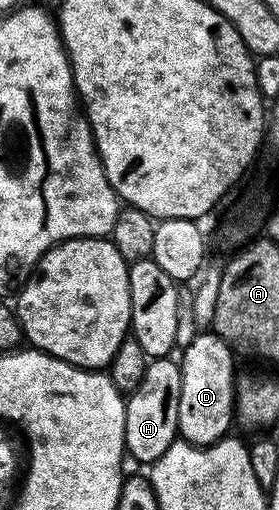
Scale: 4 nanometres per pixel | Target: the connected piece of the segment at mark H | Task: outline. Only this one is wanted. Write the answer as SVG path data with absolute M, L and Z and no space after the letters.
M152 358L142 382L127 397L124 406L124 447L126 452L149 466L162 457L178 438L178 398L182 394L180 365L172 358Z

